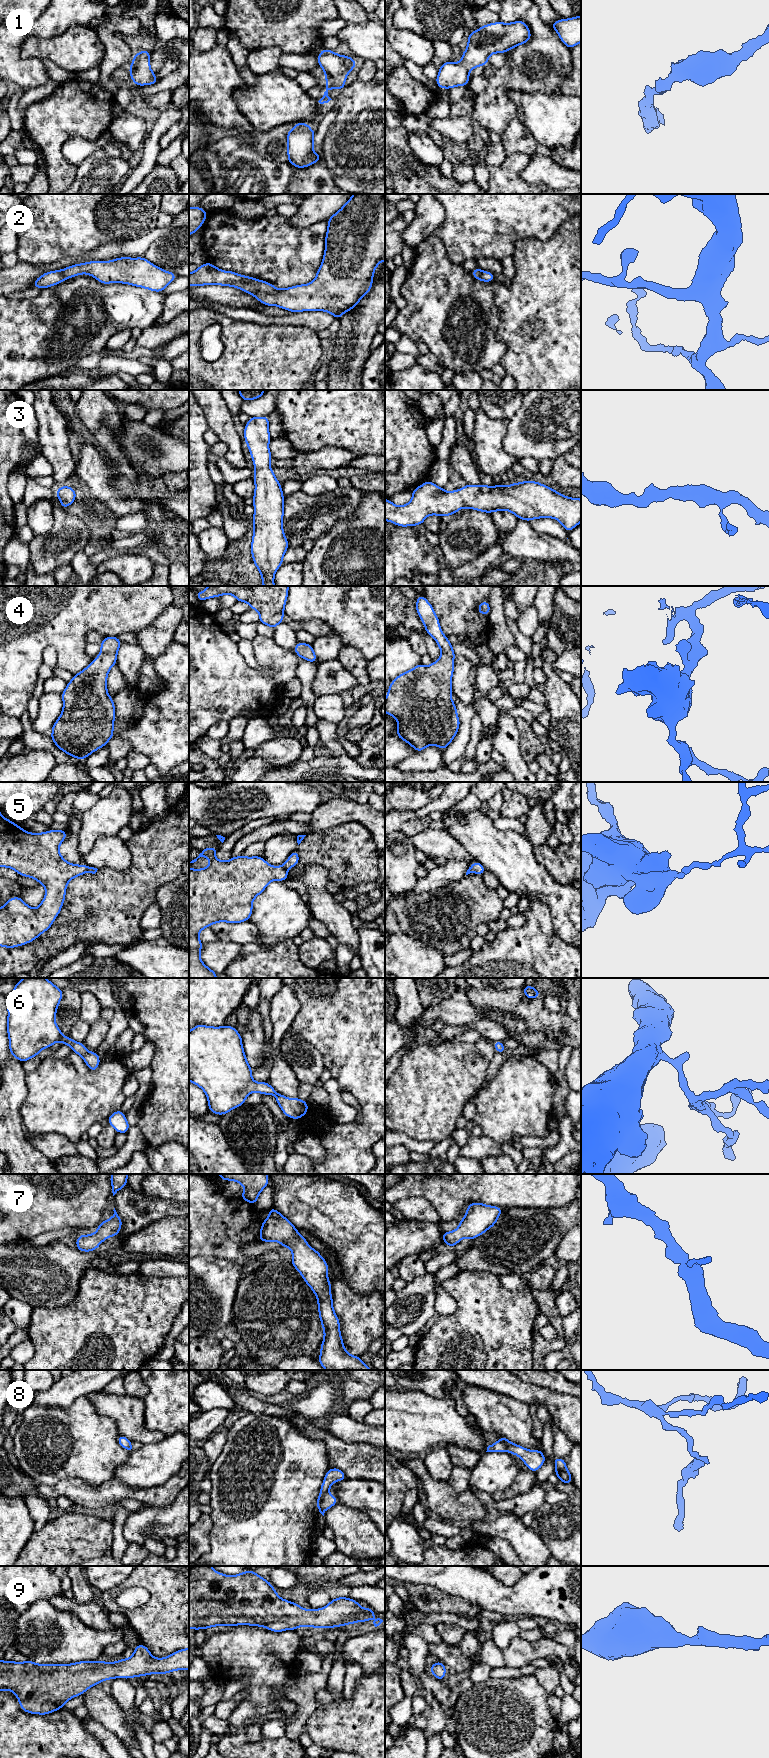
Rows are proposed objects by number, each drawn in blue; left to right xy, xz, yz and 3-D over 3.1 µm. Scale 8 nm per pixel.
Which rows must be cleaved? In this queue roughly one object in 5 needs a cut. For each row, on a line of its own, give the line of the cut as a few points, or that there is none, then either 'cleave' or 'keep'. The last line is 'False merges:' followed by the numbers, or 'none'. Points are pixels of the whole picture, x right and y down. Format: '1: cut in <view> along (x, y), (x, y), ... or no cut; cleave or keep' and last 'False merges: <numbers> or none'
1: no cut; keep
2: no cut; keep
3: no cut; keep
4: no cut; keep
5: cut in xy along (87, 866), (85, 871); cleave
6: no cut; keep
7: no cut; keep
8: cut in xz along (327, 1491), (318, 1509); cleave
9: no cut; keep
False merges: 5, 8

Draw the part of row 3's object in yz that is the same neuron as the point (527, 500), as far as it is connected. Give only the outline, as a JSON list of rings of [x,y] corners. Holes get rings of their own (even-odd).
[[[432,480],[412,491],[412,500],[397,506],[385,499],[385,521],[397,526],[422,525],[429,515],[454,515],[466,507],[486,513],[510,511],[518,519],[554,518],[569,533],[581,522],[581,499],[562,495],[533,480],[509,486],[466,484],[460,490],[447,492]]]

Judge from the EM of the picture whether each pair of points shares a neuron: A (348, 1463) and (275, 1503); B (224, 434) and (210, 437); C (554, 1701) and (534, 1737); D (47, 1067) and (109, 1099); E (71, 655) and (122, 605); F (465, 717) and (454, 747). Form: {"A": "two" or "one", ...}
{"A": "two", "B": "two", "C": "two", "D": "one", "E": "one", "F": "one"}

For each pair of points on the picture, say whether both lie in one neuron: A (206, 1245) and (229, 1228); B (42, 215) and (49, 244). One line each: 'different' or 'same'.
A: same
B: same

